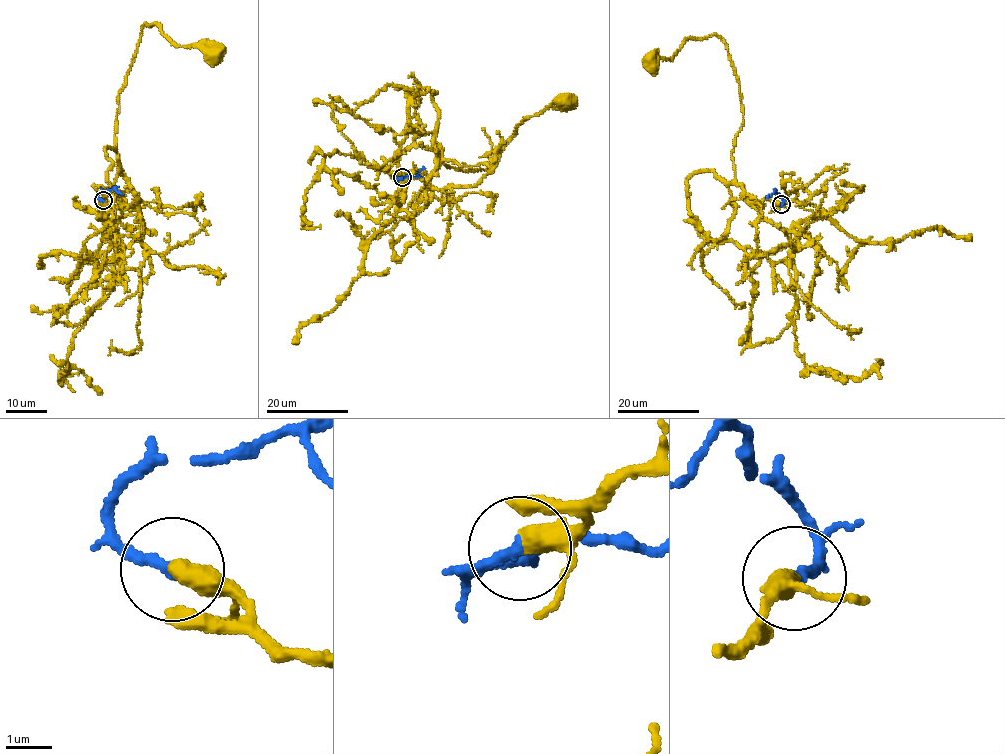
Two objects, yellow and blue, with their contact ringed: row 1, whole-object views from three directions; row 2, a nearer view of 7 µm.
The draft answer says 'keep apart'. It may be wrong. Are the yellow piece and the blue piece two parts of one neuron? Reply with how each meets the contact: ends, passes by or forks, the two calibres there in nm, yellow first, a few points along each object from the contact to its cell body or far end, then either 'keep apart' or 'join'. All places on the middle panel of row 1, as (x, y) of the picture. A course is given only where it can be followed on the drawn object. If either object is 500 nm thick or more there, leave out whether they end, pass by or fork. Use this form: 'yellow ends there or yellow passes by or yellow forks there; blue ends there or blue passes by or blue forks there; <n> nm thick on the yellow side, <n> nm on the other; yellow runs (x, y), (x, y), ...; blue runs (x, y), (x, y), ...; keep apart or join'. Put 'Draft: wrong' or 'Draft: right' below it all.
yellow ends there; blue ends there; 480 nm thick on the yellow side, 260 nm on the other; yellow runs (402, 177), (437, 166), (442, 152), (433, 142), (449, 168), (488, 169), (518, 125), (564, 103); blue runs (402, 177), (416, 176), (424, 168); join
Draft: wrong

